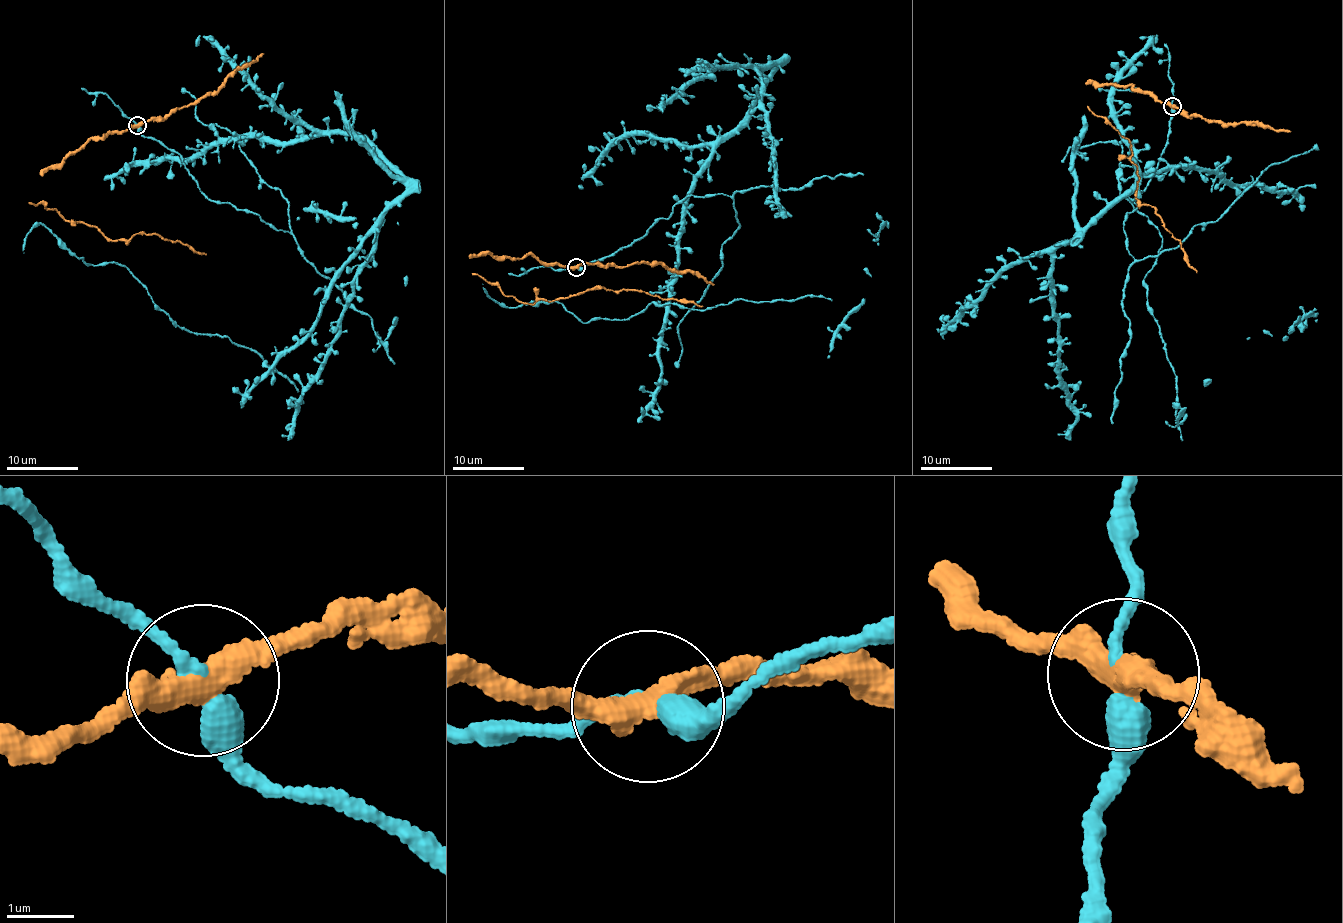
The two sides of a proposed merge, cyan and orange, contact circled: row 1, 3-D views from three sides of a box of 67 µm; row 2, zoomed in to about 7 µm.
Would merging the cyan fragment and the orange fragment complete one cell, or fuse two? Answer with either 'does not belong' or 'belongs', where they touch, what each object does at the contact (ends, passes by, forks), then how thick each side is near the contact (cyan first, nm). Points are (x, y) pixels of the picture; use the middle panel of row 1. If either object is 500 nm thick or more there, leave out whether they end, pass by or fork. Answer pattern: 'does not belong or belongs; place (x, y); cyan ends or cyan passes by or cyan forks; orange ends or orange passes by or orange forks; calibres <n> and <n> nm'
does not belong; place (576, 267); cyan passes by; orange passes by; calibres 260 and 380 nm

